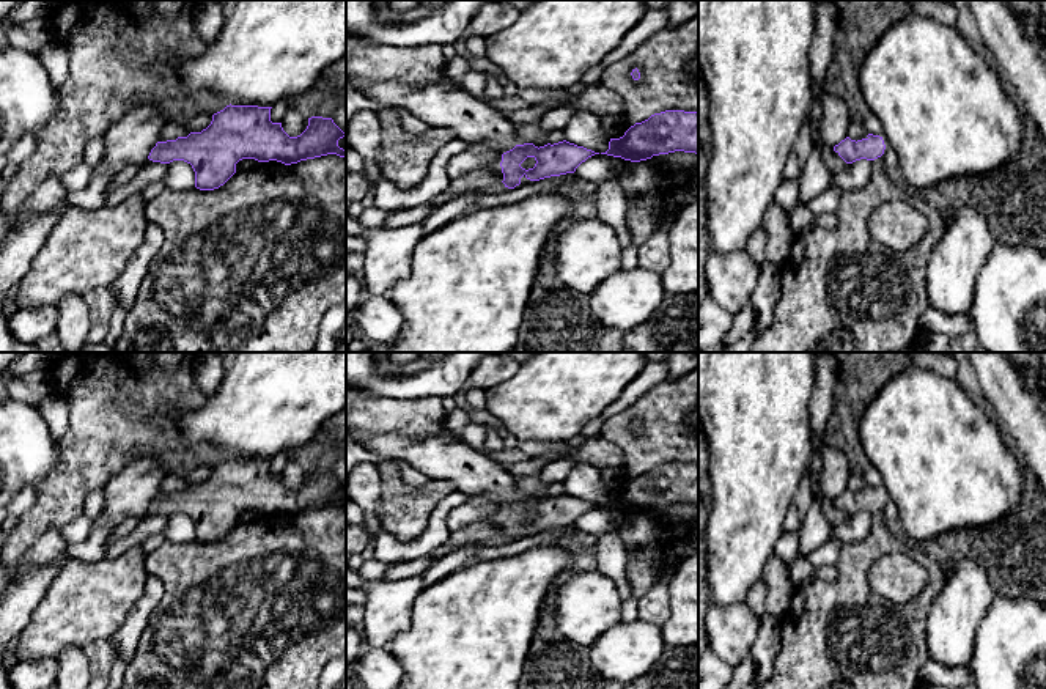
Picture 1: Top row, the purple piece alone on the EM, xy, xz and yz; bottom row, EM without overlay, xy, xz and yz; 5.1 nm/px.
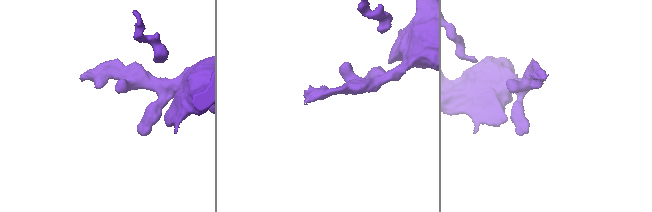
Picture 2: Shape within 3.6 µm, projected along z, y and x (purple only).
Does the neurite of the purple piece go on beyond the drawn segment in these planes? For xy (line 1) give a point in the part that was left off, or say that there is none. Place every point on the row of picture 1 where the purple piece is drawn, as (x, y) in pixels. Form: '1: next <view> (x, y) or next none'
1: next none

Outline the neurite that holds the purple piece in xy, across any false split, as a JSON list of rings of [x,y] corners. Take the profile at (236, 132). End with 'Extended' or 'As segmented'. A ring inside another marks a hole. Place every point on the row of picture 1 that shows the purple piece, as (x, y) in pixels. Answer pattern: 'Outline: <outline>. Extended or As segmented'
Outline: [[[230,104],[214,113],[201,132],[157,142],[148,159],[160,164],[184,160],[195,171],[195,187],[214,190],[236,173],[242,159],[291,165],[327,154],[346,157],[346,149],[338,146],[346,132],[332,118],[311,116],[300,135],[289,137],[282,123],[271,121],[271,109]]]. As segmented

